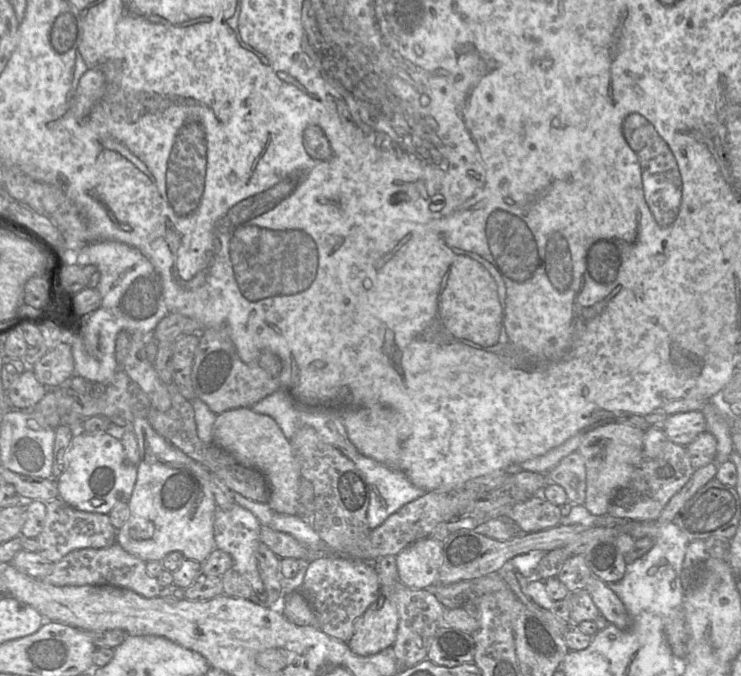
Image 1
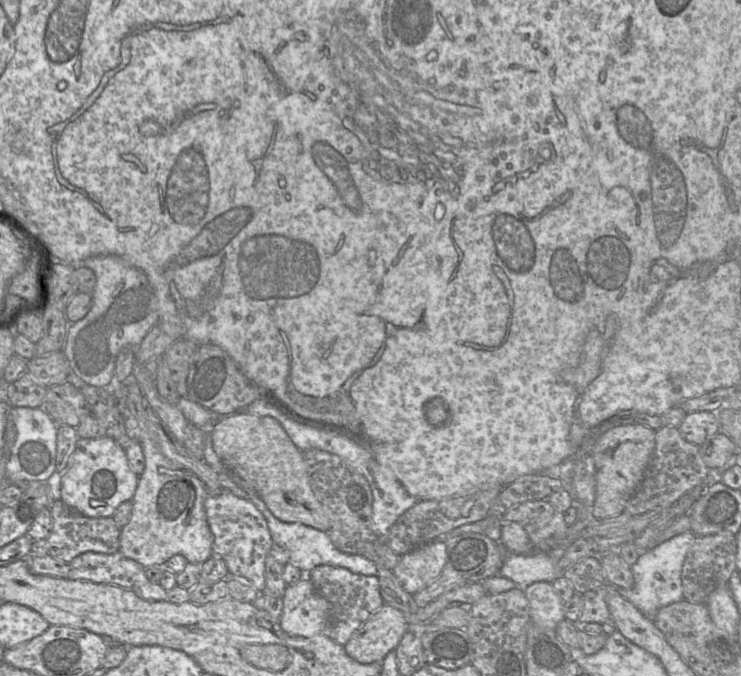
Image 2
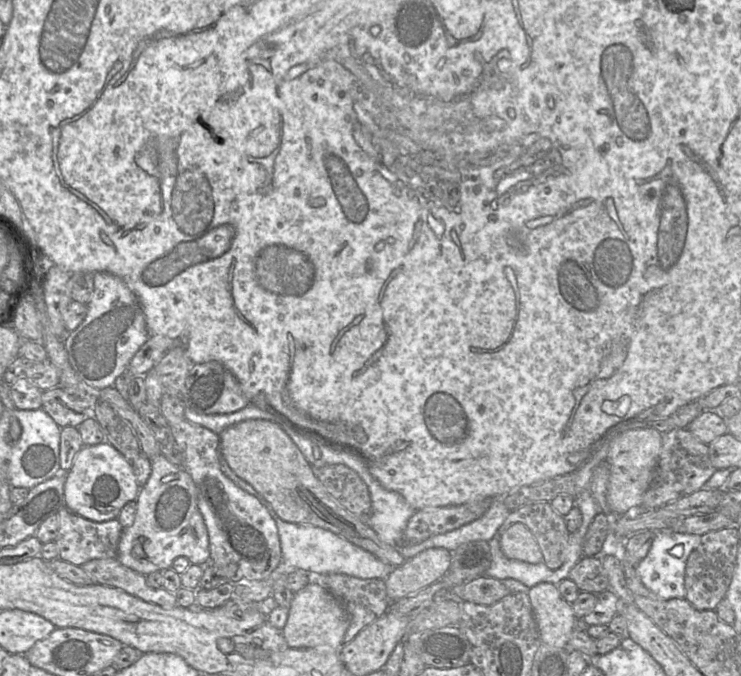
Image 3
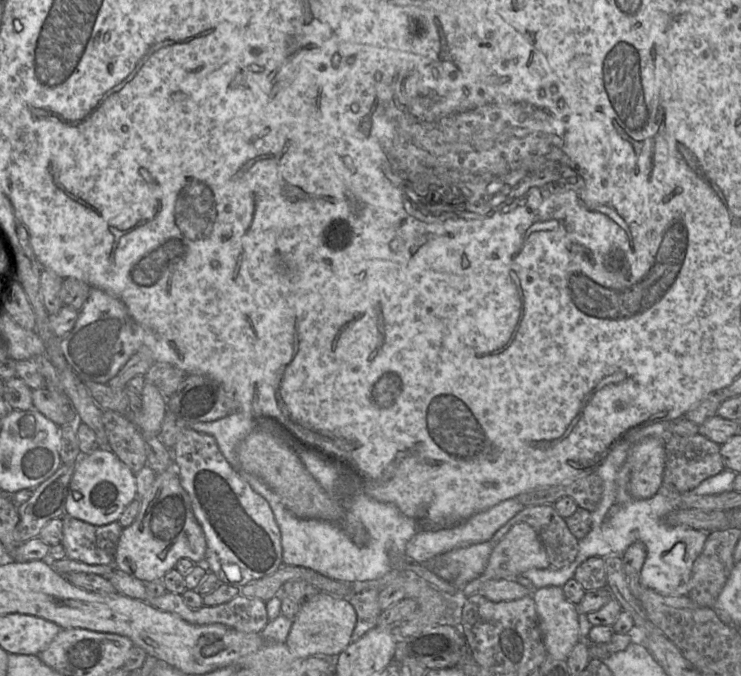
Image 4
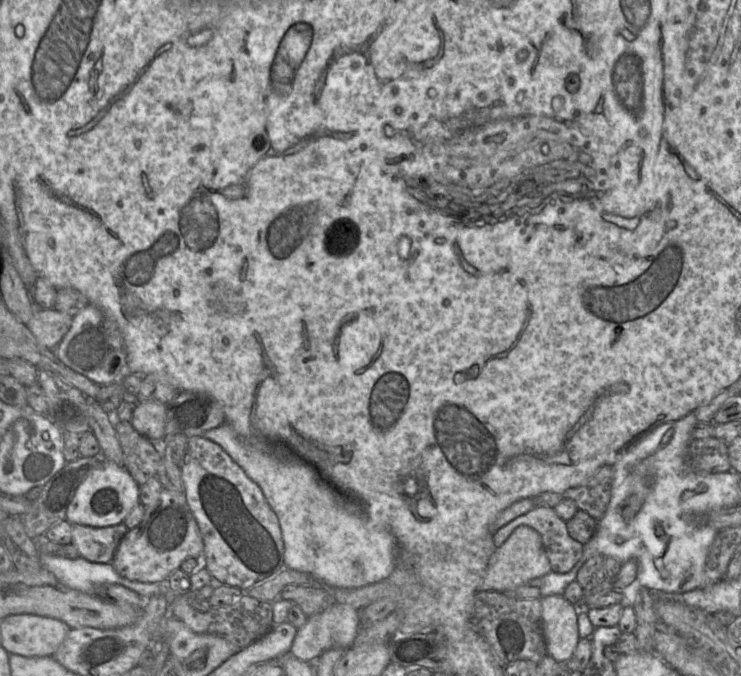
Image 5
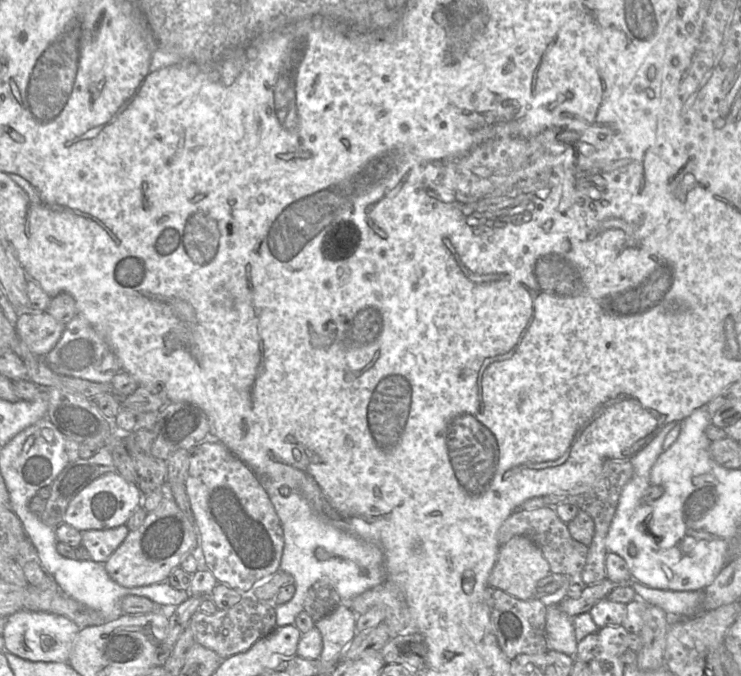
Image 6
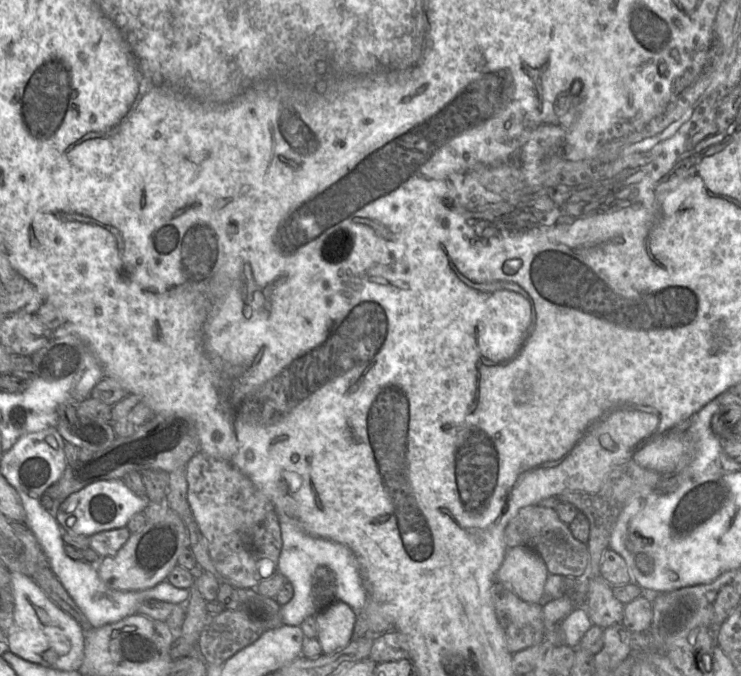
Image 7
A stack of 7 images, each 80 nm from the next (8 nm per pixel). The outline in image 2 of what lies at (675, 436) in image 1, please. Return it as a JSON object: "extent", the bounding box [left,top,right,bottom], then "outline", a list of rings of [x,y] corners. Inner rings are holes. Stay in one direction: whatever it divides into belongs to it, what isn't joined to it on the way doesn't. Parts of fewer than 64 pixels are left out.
{"extent":[678,413,720,446],"outline":[[[687,413],[678,429],[686,441],[700,446],[720,431],[717,413]]]}

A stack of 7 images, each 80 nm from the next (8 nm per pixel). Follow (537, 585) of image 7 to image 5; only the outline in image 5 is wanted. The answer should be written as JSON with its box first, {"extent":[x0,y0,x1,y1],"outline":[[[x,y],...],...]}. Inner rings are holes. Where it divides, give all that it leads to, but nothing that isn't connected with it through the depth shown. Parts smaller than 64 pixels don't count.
{"extent":[479,525,551,593],"outline":[[[521,525],[491,555],[479,591],[493,590],[512,593],[516,588],[525,585],[531,579],[541,578],[550,571],[551,566],[540,535],[531,527]]]}

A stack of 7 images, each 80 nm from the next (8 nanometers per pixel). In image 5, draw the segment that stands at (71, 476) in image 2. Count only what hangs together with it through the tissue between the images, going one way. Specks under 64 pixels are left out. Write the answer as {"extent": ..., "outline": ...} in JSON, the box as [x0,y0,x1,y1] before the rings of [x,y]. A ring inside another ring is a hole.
{"extent":[66,460,140,528],"outline":[[[110,460],[94,469],[78,486],[70,502],[66,520],[94,528],[110,527],[121,524],[132,509],[140,503],[140,486],[130,473],[122,466]]]}

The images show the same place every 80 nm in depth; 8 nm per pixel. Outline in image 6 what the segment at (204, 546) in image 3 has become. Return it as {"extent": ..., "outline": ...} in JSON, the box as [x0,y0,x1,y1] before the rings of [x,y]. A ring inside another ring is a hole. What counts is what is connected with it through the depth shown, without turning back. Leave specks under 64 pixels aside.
{"extent":[104,494,197,588],"outline":[[[165,494],[159,506],[147,512],[143,524],[129,531],[122,544],[104,563],[110,578],[126,588],[148,586],[165,582],[171,572],[181,565],[183,559],[197,547],[197,527],[176,504]]]}

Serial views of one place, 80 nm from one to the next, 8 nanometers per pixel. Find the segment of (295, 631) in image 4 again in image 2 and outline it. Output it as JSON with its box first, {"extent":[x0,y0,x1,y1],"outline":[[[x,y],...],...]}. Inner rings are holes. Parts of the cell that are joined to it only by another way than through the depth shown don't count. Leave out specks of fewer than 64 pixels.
{"extent":[280,579,330,637],"outline":[[[308,579],[286,587],[280,625],[291,636],[312,637],[326,633],[330,605]]]}

